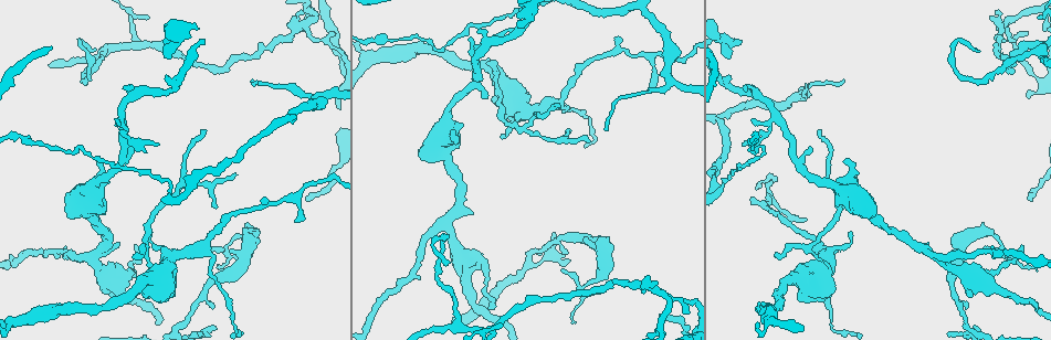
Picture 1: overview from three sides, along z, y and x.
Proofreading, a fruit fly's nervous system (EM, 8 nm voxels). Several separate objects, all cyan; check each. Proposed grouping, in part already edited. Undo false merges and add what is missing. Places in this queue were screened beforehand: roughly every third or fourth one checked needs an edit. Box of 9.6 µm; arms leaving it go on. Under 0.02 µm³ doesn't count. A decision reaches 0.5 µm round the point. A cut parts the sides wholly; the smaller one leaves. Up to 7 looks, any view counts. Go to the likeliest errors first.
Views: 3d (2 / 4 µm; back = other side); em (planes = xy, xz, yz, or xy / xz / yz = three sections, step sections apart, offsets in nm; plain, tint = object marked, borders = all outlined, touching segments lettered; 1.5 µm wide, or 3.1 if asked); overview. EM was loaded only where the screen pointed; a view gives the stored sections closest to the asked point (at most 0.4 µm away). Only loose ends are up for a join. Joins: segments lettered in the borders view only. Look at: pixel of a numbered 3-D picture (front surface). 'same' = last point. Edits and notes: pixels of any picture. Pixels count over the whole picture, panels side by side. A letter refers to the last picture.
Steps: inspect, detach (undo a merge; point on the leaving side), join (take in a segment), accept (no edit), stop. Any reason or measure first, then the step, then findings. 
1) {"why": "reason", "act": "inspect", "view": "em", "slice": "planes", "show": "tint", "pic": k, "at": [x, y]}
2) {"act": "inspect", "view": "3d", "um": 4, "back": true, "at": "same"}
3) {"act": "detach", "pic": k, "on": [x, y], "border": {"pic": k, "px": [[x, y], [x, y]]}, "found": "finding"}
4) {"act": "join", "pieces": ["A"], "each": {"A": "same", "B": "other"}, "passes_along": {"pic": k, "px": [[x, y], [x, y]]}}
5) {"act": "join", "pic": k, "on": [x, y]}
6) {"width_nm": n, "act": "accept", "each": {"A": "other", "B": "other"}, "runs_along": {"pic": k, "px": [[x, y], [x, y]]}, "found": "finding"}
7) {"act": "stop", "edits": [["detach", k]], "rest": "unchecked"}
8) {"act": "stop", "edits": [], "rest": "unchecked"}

{"why": "free end", "act": "inspect", "view": "3d", "um": 4, "pic": 1, "at": [523, 15]}

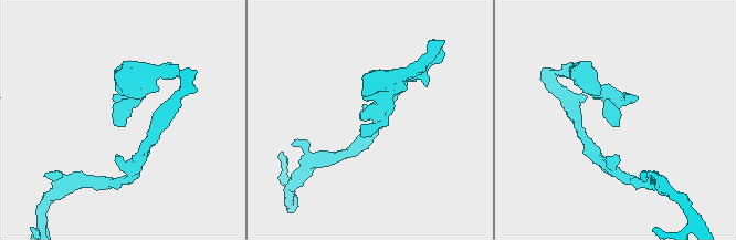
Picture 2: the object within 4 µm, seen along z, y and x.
{"why": "shape alone is not enough", "act": "inspect", "view": "em", "slice": "xy", "step": 4, "show": "borders", "pic": 2, "at": [614, 123]}

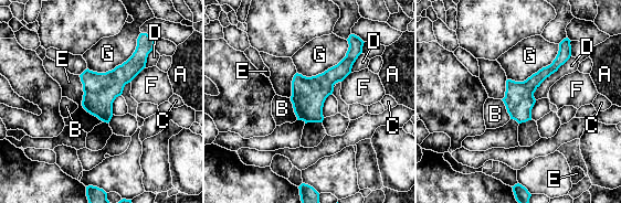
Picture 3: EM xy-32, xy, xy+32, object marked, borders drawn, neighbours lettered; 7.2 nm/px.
{"why": "cut it another way", "act": "inspect", "view": "em", "slice": "planes", "show": "borders", "at": "same"}

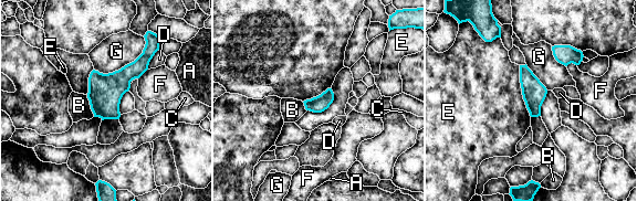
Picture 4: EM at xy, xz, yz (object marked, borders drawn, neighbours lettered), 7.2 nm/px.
{"width_nm": 120, "act": "accept", "each": {"A": "other", "B": "other", "C": "other", "D": "other", "E": "other", "F": "other", "G": "other"}, "border": {"pic": 4, "px": [[519, 65], [521, 94], [531, 116]]}, "found": "none of them fits"}

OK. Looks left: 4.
{"why": "branch point", "act": "inspect", "view": "em", "slice": "planes", "show": "borders", "pic": 1, "at": [523, 130]}

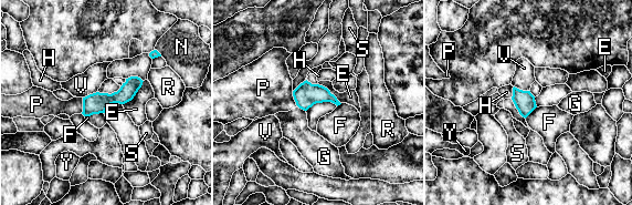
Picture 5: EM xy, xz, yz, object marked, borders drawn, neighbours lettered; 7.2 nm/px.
{"width_nm": 150, "act": "accept", "each": {"E": "other", "F": "other", "G": "other", "H": "other", "N": "other", "P": "other", "R": "other", "S": "other", "V": "other", "Y": "other"}, "runs_along": {"pic": 5, "px": [[139, 82], [85, 112]]}, "found": "one cell here"}

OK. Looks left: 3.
{"why": "thick turns thin", "act": "inspect", "view": "3d", "um": 4, "pic": 1, "at": [60, 308]}

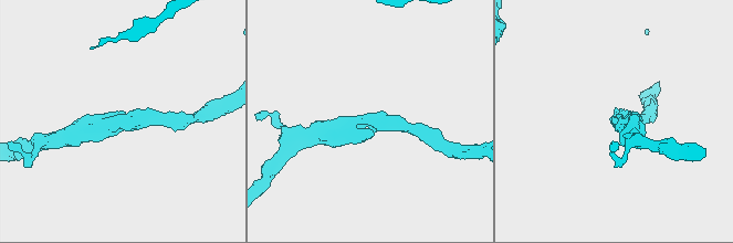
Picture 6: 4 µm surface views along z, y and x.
{"why": "now the EM", "act": "inspect", "view": "em", "slice": "planes", "show": "tint", "pic": 6, "at": [125, 121]}

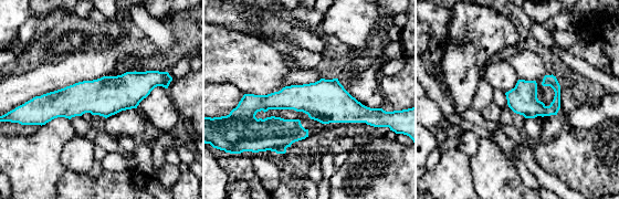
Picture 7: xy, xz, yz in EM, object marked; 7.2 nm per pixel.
{"act": "inspect", "view": "em", "slice": "planes", "show": "borders", "at": "same"}

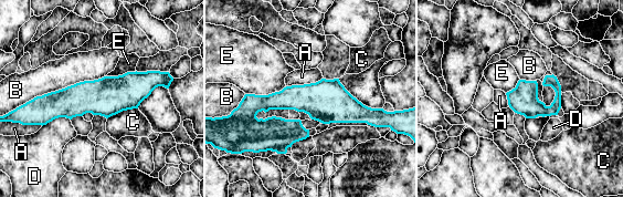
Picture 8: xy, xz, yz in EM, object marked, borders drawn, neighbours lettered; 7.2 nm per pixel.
{"longest_contact_nm": ["B", 650], "act": "accept", "each": {"A": "other", "B": "other", "C": "other", "D": "other", "E": "other"}, "found": "one cell here"}

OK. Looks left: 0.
{"act": "stop", "edits": [], "rest": "unchecked"}

